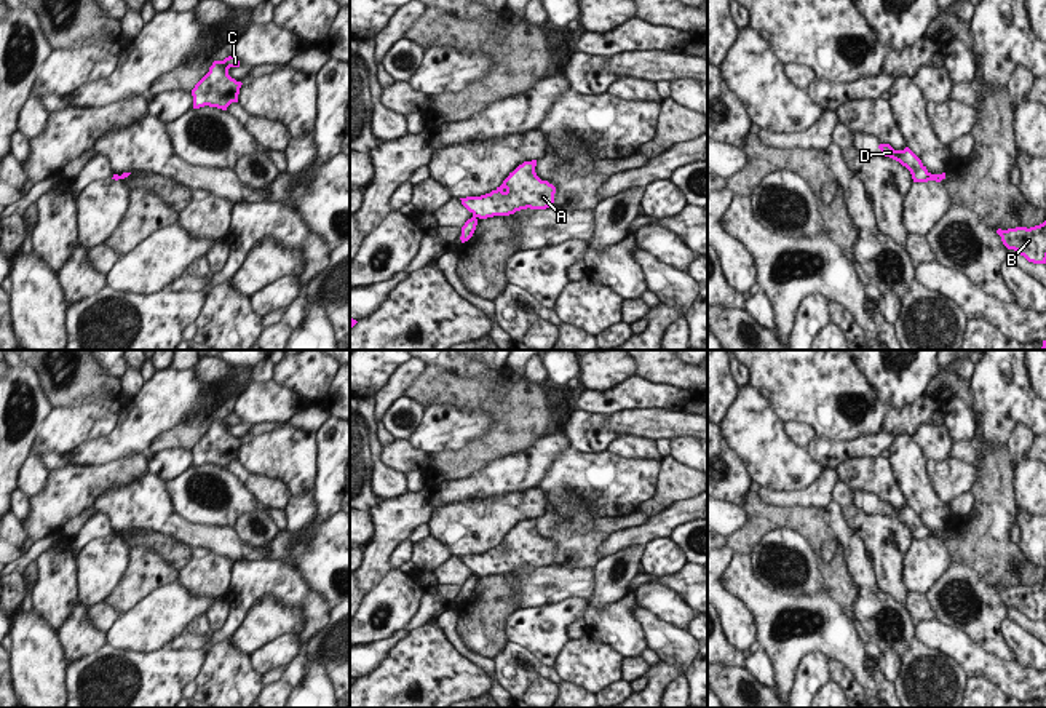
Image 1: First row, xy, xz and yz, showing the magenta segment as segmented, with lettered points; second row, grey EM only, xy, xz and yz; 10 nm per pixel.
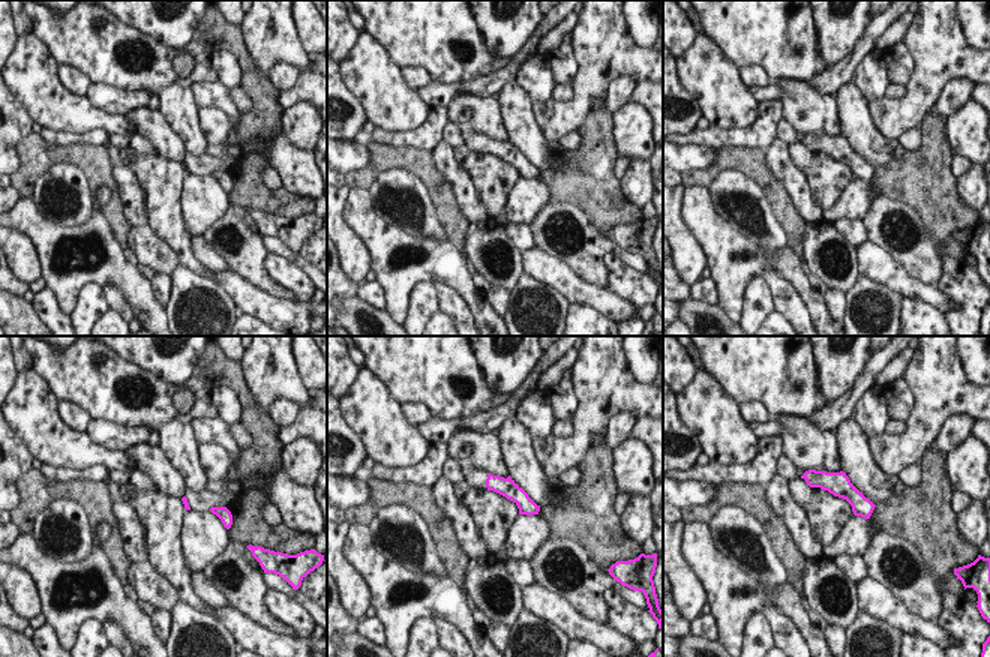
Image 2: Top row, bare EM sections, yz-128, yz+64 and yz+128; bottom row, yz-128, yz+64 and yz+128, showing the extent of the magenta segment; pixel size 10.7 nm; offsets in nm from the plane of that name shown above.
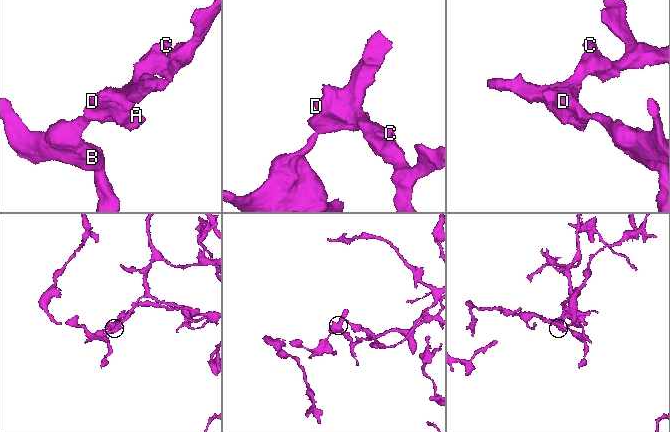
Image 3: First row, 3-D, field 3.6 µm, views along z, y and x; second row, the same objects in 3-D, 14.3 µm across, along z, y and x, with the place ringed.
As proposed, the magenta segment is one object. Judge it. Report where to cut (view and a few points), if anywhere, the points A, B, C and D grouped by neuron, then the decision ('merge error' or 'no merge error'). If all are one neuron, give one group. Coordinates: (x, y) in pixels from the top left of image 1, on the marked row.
cut yz (931, 175), (933, 179); groups A C D / B; merge error

